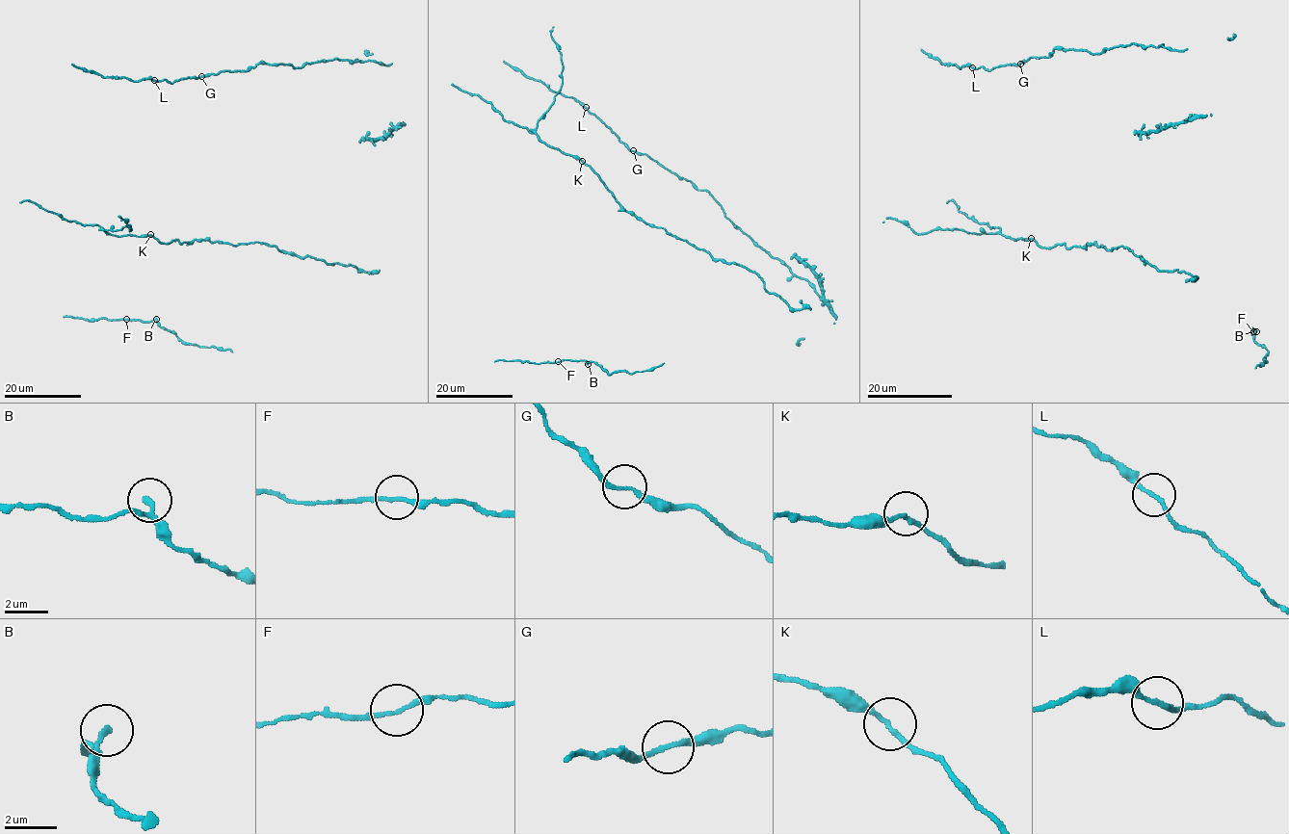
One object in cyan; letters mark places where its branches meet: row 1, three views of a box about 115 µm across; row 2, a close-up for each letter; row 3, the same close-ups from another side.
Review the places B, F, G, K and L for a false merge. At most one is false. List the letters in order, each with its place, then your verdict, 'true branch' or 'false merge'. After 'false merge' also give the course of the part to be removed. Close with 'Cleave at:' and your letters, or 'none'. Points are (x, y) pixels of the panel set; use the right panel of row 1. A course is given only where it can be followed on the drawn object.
B: at (1256, 331); true branch
F: at (1253, 331); true branch
G: at (1020, 64); true branch
K: at (1031, 238); true branch
L: at (972, 67); true branch
Cleave at: none

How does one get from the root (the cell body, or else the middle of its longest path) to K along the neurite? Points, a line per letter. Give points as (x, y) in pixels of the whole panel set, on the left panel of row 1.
K: (60, 217), (82, 224), (97, 224), (111, 235), (150, 234)

